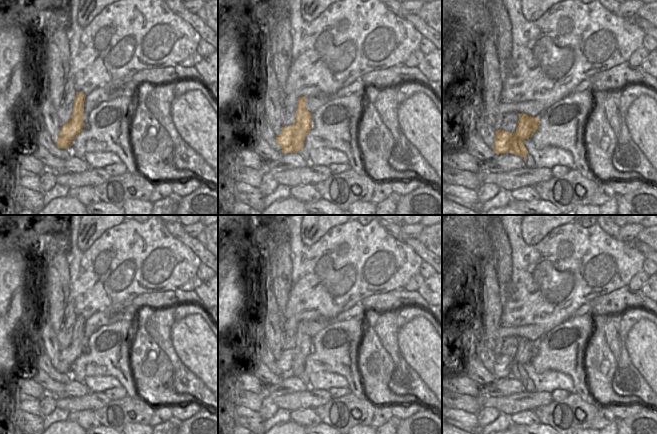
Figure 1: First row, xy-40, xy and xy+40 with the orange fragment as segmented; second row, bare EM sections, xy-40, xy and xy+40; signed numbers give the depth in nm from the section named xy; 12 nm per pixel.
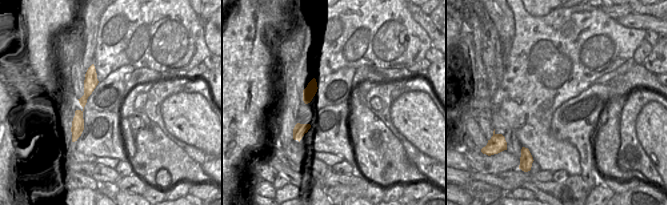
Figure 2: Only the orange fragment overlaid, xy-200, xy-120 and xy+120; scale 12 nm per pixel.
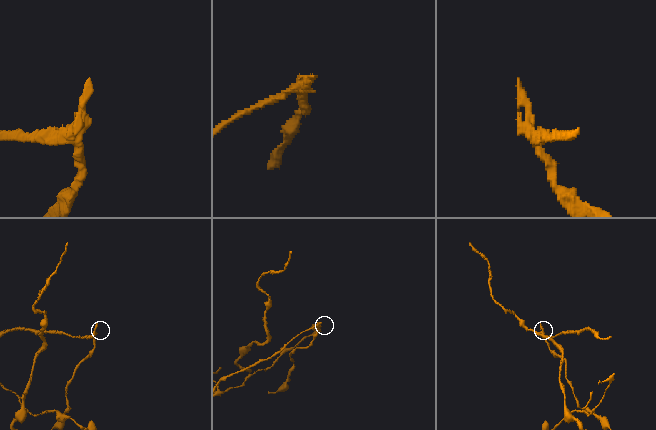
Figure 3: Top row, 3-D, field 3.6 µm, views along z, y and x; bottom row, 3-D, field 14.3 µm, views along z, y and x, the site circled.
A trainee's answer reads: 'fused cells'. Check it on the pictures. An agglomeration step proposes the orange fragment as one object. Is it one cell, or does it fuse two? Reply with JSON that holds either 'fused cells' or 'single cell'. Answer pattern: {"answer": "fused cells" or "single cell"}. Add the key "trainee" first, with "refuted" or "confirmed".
{"trainee": "confirmed", "answer": "fused cells"}

